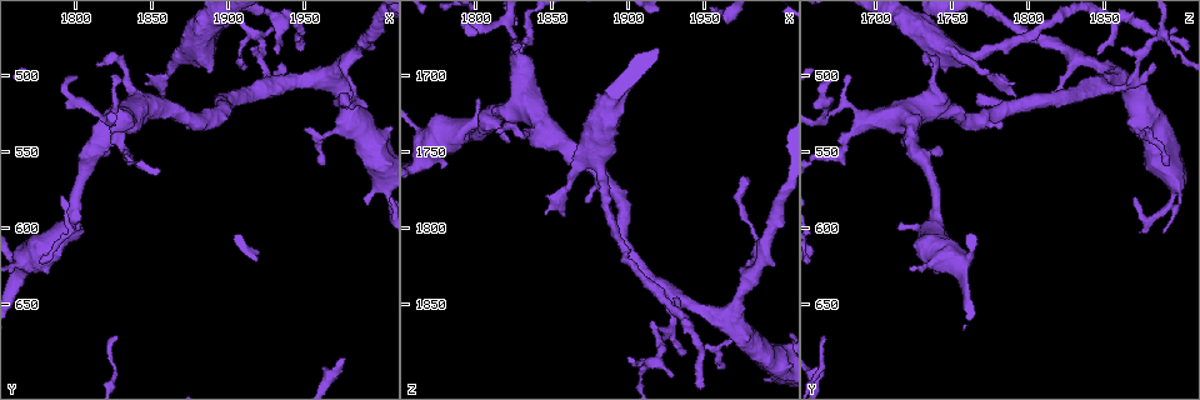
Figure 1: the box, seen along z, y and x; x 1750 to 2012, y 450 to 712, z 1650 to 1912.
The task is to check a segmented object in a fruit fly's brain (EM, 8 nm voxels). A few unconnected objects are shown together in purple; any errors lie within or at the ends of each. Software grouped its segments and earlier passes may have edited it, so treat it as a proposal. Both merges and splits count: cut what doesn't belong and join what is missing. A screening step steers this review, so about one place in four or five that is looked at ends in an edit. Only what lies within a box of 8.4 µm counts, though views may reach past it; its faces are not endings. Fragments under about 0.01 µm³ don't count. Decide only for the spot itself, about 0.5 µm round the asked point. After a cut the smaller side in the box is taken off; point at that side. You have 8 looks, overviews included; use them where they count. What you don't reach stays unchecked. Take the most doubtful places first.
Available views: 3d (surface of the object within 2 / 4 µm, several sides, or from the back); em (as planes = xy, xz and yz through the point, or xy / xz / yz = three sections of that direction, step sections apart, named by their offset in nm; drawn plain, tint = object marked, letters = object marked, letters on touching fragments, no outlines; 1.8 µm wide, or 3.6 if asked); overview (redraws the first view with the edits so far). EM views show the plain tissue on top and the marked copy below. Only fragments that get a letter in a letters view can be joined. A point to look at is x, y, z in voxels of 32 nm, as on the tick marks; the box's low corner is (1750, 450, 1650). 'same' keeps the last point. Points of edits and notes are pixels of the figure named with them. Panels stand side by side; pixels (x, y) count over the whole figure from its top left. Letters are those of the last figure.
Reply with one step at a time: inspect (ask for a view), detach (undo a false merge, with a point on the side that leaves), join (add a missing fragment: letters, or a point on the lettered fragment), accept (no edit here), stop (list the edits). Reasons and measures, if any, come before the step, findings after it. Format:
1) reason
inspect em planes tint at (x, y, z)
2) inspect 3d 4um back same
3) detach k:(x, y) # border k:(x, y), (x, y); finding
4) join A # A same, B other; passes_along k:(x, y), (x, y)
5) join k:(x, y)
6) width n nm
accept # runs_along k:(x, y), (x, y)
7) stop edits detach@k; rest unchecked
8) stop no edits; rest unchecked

branch stops here
inspect em planes letters at (1856, 512, 1794)

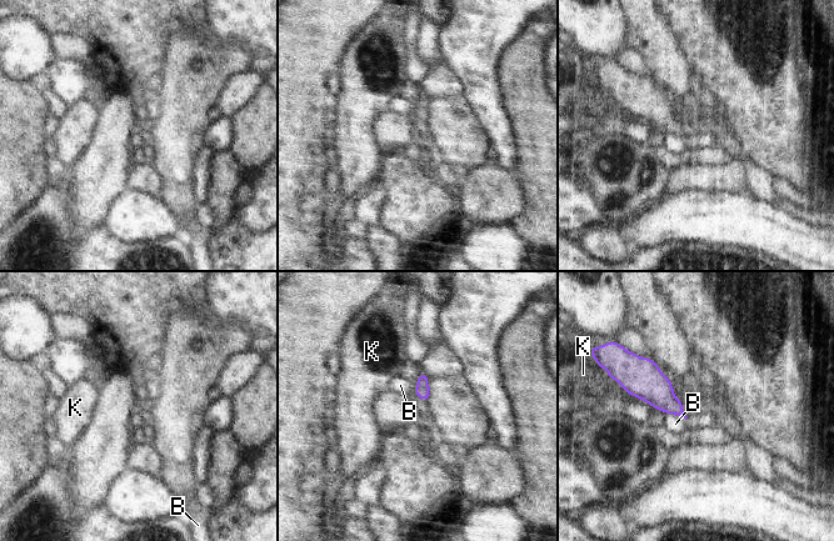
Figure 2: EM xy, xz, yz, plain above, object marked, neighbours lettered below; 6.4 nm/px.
accept # B other, K other; no lettered fragment goes on from it

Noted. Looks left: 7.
branch point
inspect 3d 2um at (1916, 472, 1886)

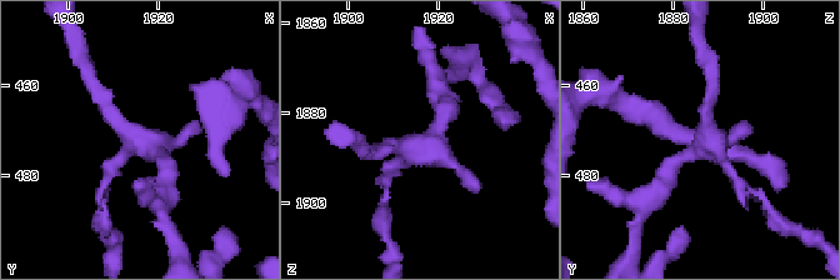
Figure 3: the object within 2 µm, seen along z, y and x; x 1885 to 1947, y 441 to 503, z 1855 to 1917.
inspect em planes letters at (1915, 473, 1887)

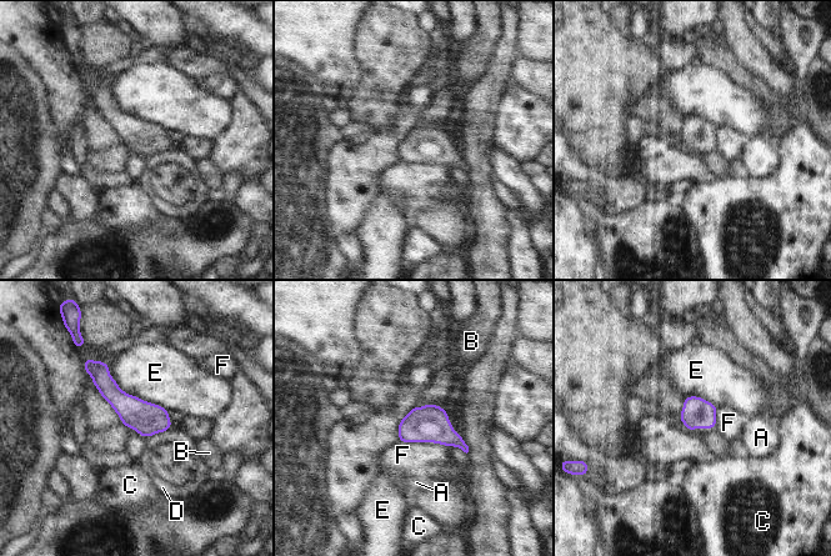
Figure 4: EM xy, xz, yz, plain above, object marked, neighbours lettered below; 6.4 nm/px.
accept # A other, B other, C other, D other, E other, F other; one cell here

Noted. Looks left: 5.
free end
inspect 3d 2um at (1802, 500, 1674)

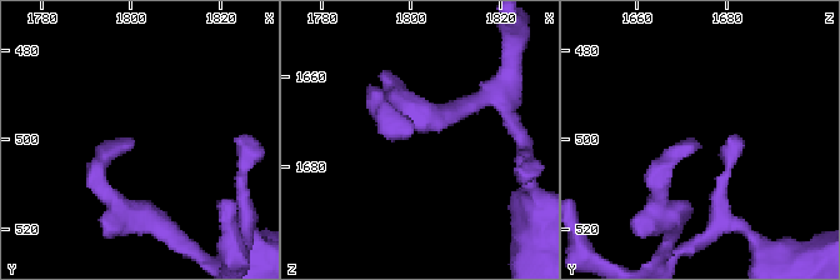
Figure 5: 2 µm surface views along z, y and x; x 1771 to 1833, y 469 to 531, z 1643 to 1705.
inspect em 3.6um planes letters at (1801, 500, 1673)

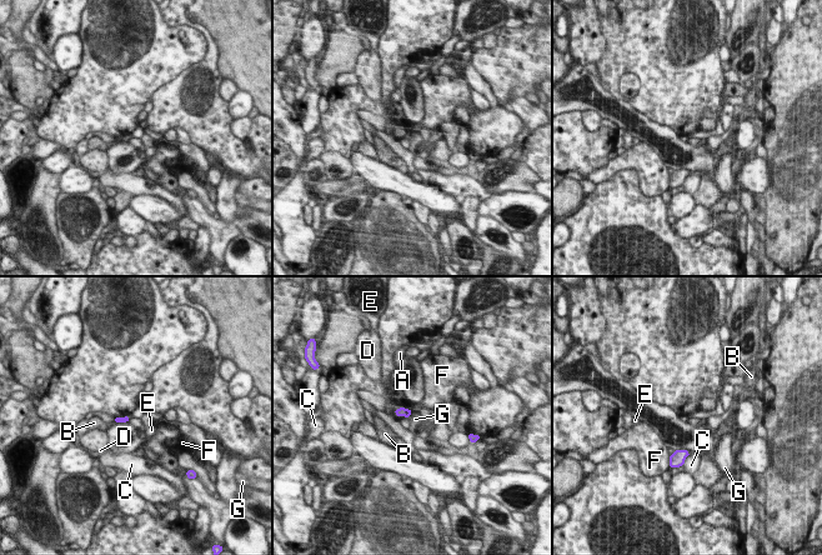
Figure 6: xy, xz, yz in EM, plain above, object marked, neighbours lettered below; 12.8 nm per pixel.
accept # A other, B other, C other, D other, E other, F other, G other; border 6:(412, 411), (407, 418); none of them fits

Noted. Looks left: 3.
stop no edits; rest unchecked

